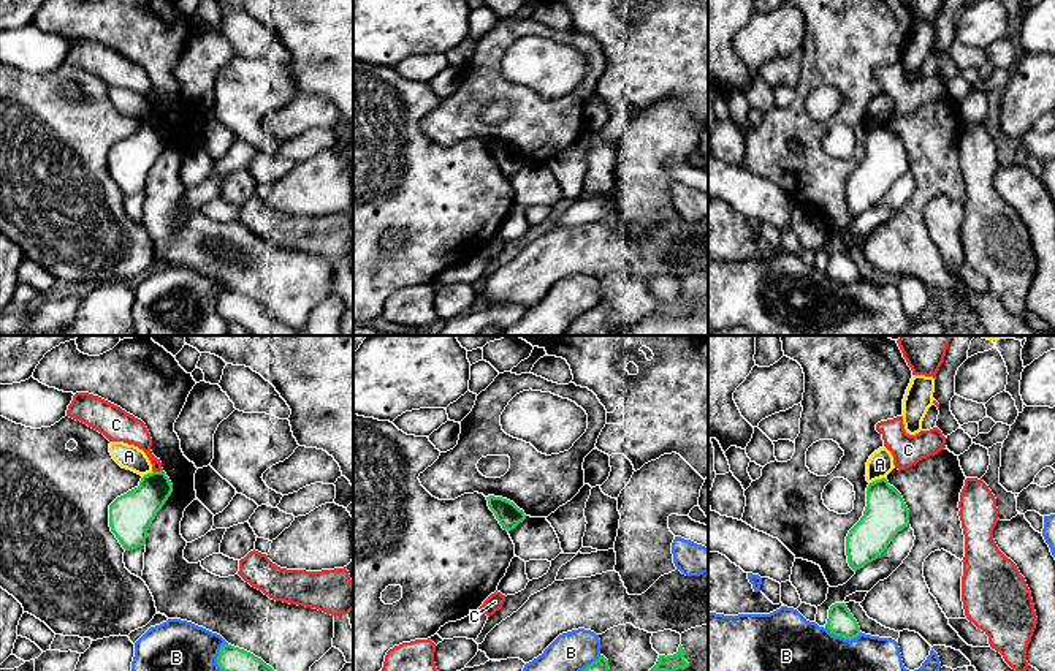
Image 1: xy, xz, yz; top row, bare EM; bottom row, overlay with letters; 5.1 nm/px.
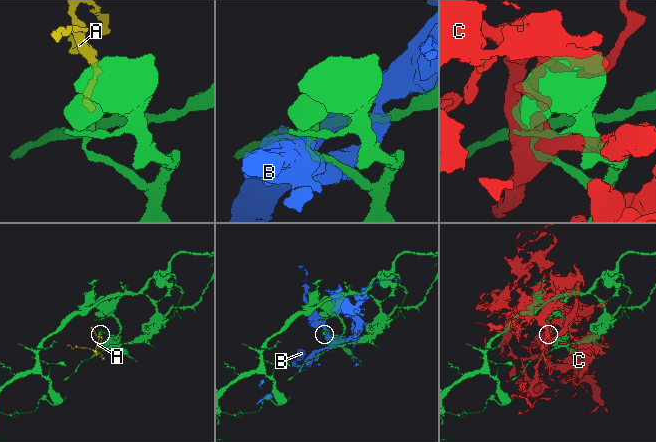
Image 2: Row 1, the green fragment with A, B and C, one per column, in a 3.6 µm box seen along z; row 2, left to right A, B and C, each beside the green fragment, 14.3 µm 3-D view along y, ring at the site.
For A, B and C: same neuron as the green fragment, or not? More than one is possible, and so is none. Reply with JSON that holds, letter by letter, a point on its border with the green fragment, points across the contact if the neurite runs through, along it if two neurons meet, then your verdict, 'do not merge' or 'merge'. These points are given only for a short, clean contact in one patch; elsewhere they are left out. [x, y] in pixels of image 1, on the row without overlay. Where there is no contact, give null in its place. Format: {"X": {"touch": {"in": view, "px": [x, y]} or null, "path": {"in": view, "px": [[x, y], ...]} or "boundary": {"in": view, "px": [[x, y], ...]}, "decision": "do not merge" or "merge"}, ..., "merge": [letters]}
{"A": {"touch": {"in": "yz", "px": [876, 125]}, "boundary": {"in": "yz", "px": [[884, 122], [870, 128]]}, "decision": "do not merge"}, "B": {"touch": {"in": "yz", "px": [843, 282]}, "decision": "do not merge"}, "C": {"touch": {"in": "xy", "px": [157, 117]}, "decision": "do not merge"}, "merge": []}

